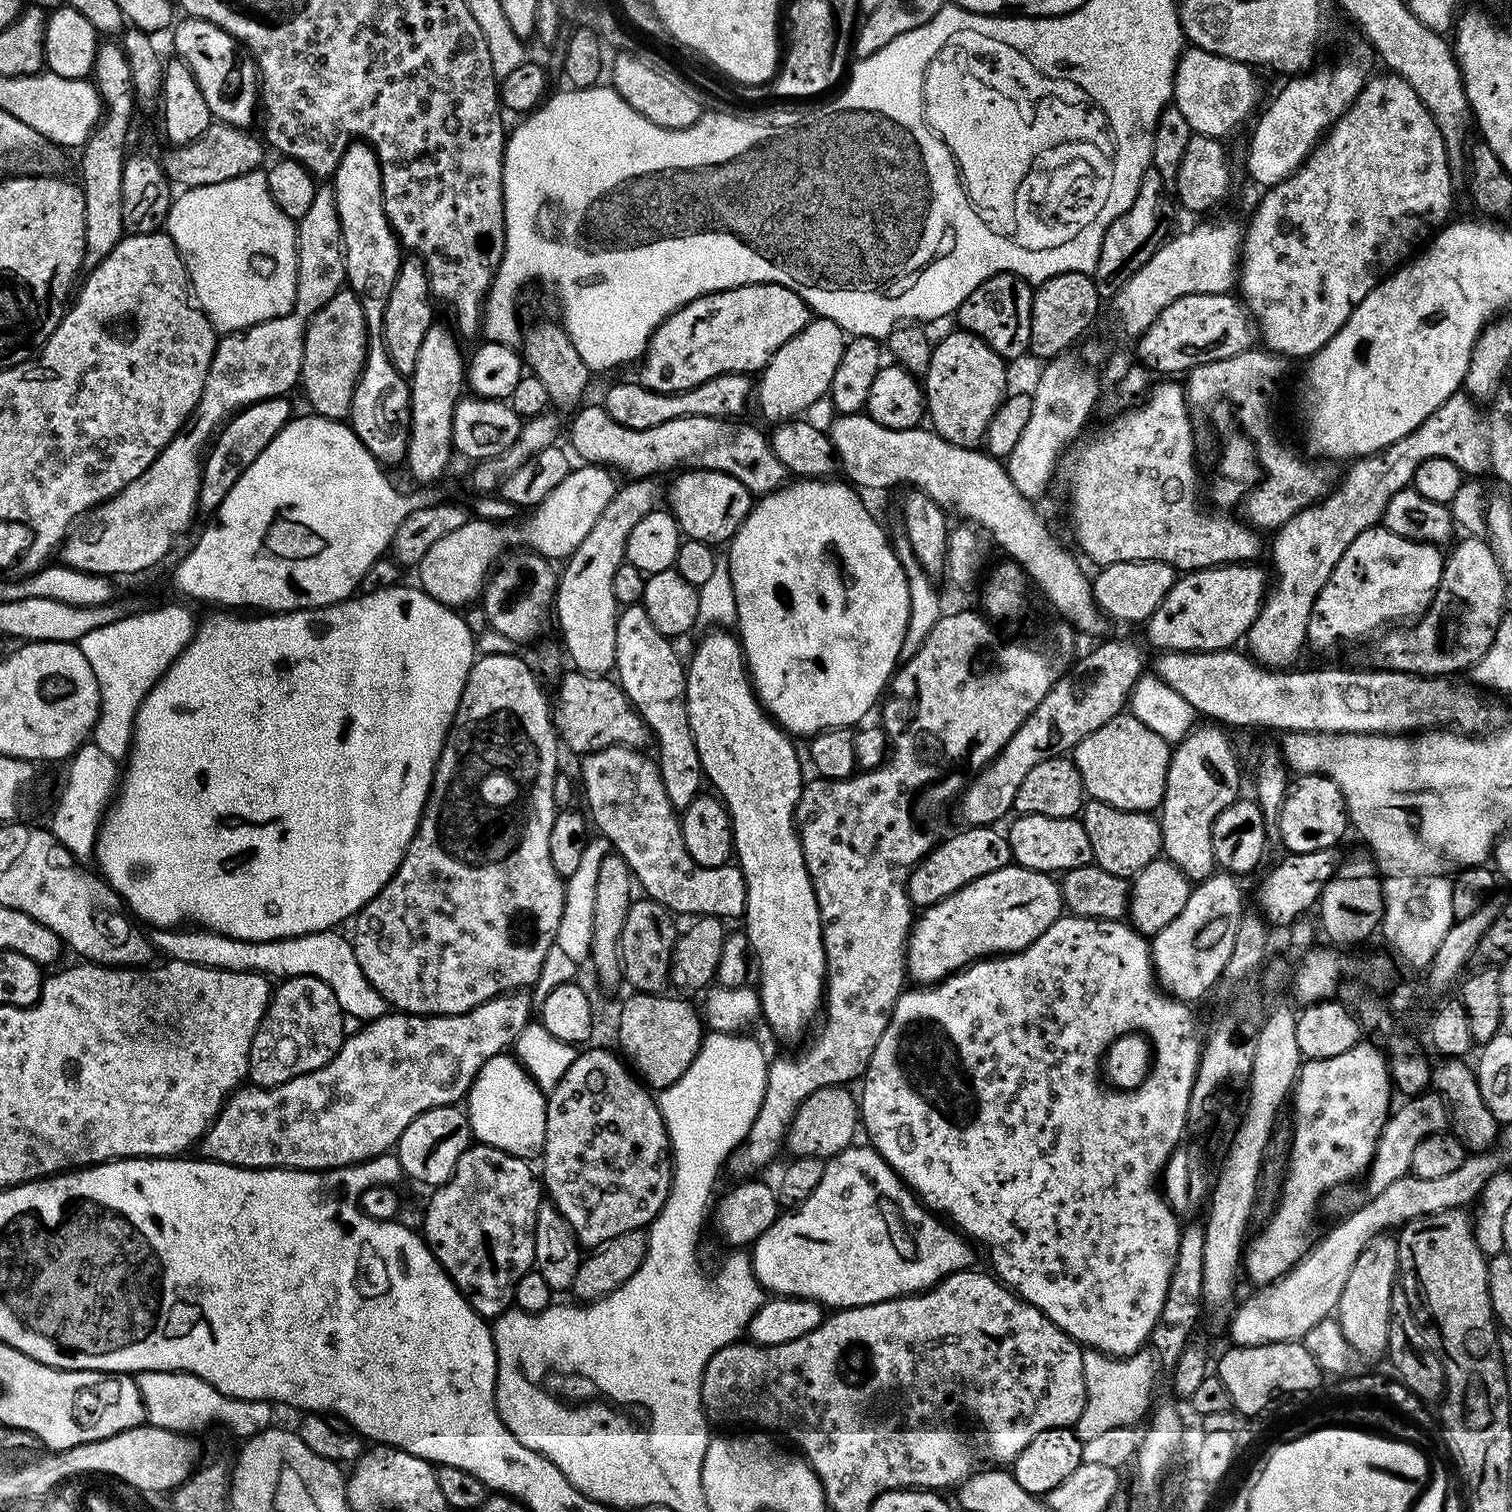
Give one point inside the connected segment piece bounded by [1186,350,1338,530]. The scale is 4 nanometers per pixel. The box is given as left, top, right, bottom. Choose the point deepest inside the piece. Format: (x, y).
(1249, 382)

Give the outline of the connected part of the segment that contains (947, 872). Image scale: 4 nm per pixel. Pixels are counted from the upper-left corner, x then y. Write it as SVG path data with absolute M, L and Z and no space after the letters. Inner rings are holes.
M968 826L965 829L965 832L960 832L957 836L950 837L949 840L941 839L927 856L923 856L920 859L918 866L910 874L910 878L908 879L908 897L913 909L923 910L929 908L931 904L936 904L938 901L944 900L962 886L966 886L986 874L994 874L994 870L1002 870L1013 863L1010 842L1007 835L999 827Z

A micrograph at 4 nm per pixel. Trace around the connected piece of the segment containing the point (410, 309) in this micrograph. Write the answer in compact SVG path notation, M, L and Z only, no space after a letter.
M412 254L401 259L398 278L394 278L394 286L388 295L384 311L384 345L388 347L388 356L396 369L406 378L411 377L414 362L418 362L418 349L422 347L422 338L426 338L426 330L434 323L432 304L434 293L428 284L428 271L419 255Z

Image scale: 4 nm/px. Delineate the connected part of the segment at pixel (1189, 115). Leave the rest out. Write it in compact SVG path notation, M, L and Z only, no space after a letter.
M1185 47L1176 65L1176 82L1172 85L1174 106L1182 118L1190 122L1195 135L1225 138L1239 124L1247 125L1257 111L1256 99L1260 96L1260 88L1252 72L1255 71L1242 60L1222 58L1201 48Z

